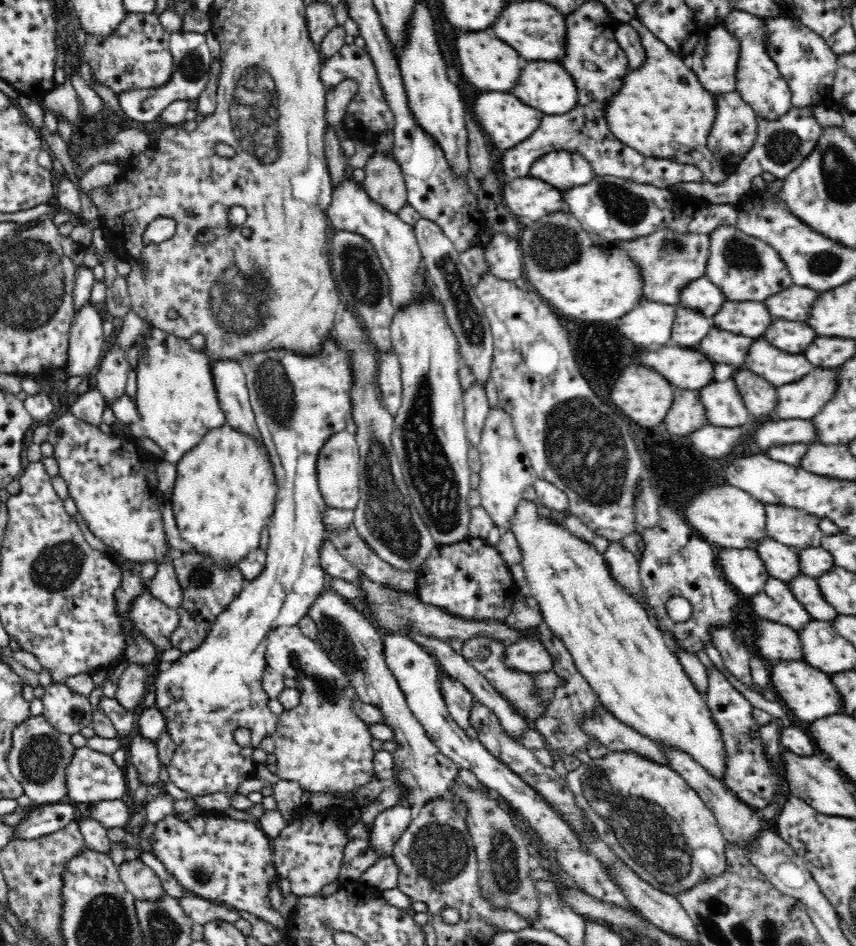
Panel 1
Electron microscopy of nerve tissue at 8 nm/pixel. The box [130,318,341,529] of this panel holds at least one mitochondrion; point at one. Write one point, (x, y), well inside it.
(275, 390)

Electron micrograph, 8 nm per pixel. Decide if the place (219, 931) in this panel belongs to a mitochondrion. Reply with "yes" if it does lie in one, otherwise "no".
no

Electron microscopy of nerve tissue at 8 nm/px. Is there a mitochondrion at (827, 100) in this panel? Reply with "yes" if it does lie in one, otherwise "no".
no

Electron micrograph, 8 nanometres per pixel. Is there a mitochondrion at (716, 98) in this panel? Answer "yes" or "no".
no

